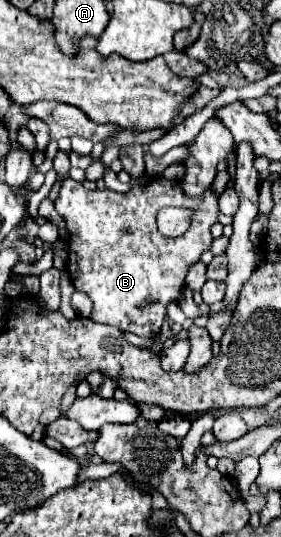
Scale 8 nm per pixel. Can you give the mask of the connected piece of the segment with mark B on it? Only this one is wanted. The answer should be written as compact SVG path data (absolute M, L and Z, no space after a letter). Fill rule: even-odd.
M67 177L61 183L61 191L55 199L57 213L65 219L69 231L69 261L67 269L73 279L77 291L83 291L93 301L91 319L97 323L113 325L121 331L135 333L143 339L151 339L159 333L165 317L167 317L167 303L181 297L185 289L185 275L191 263L199 261L201 253L211 247L211 225L217 223L219 207L217 197L207 191L201 199L187 197L177 179L169 181L165 177L157 177L147 181L143 187L133 187L129 193L117 193L111 189L95 189L87 191L81 183ZM161 207L185 207L193 211L191 227L179 237L165 237L157 231L155 217Z

